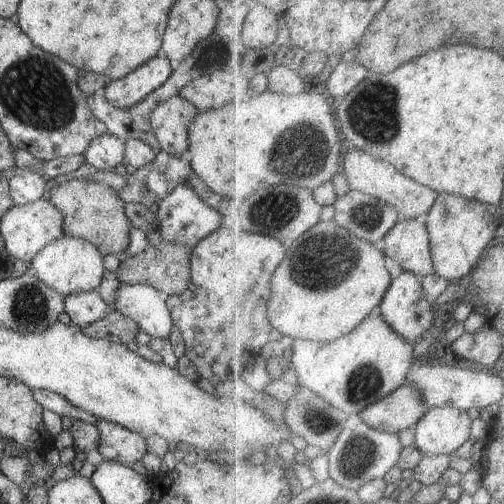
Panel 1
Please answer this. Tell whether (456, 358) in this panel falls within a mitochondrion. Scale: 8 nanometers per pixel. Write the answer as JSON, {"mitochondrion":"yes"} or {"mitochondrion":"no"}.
{"mitochondrion":"no"}

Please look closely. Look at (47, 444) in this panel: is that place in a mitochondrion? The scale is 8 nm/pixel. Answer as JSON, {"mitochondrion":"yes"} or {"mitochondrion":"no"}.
{"mitochondrion":"no"}

